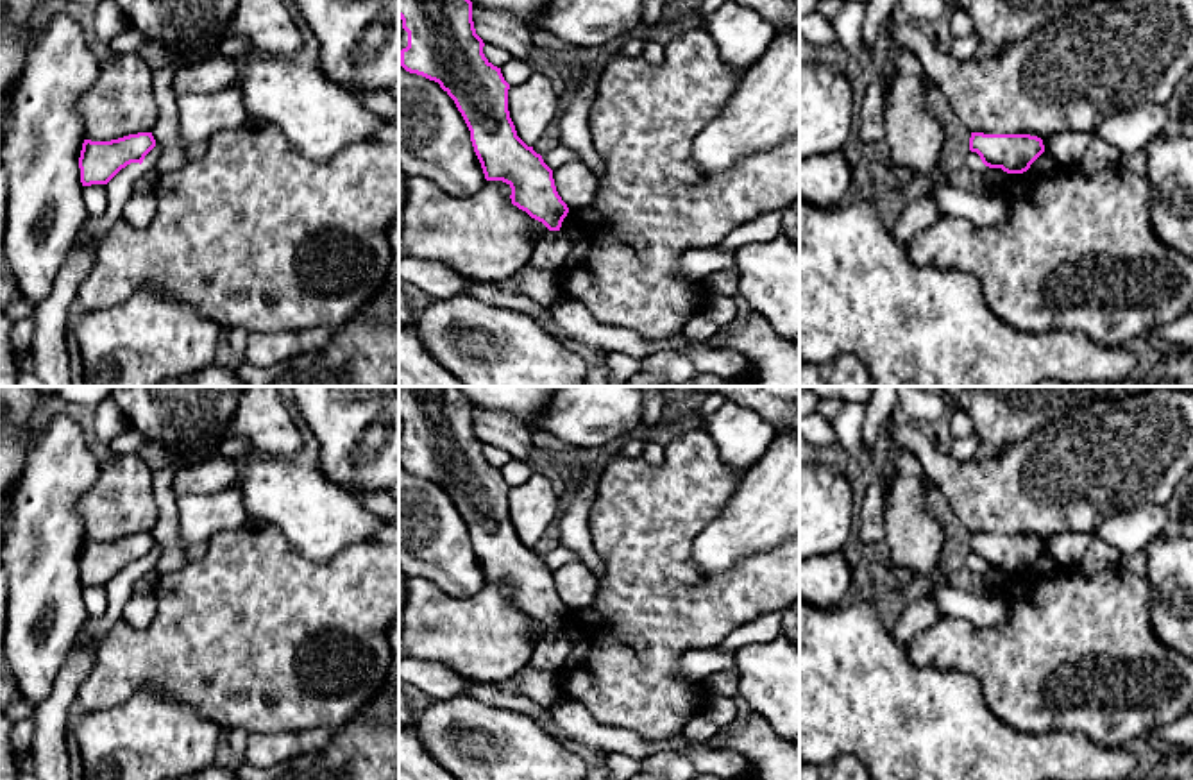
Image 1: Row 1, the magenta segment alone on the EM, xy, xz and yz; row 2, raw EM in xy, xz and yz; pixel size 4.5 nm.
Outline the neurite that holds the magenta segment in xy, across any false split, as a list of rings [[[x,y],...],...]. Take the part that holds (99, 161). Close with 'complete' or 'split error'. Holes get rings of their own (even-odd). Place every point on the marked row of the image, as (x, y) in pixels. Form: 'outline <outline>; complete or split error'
outline [[[152,132],[129,134],[111,141],[84,140],[79,157],[82,186],[107,184],[127,165],[141,165],[154,147]]]; complete

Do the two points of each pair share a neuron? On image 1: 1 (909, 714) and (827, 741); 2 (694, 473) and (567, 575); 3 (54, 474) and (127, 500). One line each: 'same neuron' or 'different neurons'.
1: same neuron
2: different neurons
3: different neurons

